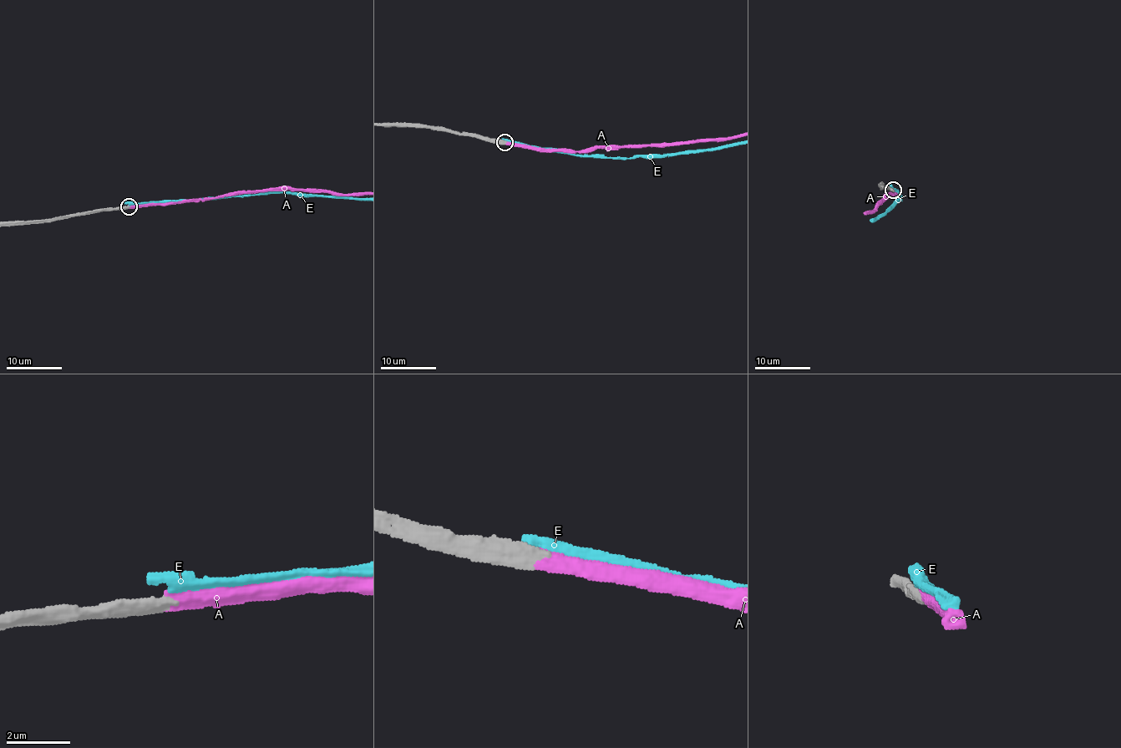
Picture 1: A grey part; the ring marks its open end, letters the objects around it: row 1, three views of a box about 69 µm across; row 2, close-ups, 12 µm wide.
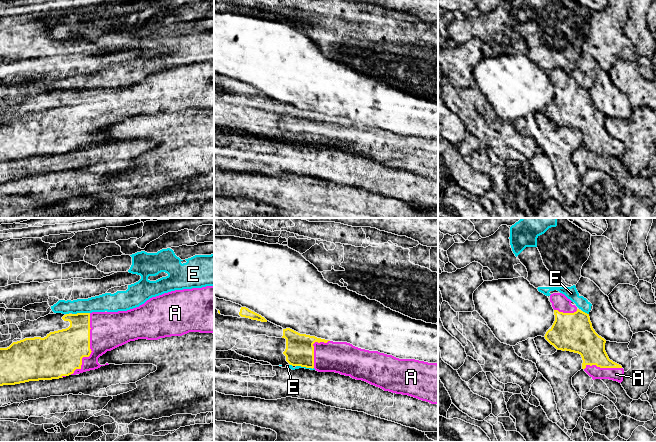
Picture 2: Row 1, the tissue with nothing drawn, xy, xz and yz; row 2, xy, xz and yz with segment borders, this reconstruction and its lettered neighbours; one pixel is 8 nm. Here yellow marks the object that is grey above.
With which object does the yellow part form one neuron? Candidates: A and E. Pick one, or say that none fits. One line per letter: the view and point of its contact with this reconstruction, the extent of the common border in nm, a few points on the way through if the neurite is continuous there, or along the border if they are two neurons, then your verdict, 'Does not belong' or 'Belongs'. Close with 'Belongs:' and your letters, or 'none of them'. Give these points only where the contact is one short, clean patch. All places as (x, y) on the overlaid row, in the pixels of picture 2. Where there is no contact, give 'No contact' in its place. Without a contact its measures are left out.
A: Touches yellow at xy (89, 347). Shared border 500 nm. Belongs
E: Touches yellow at xy (80, 313). Shared border 140 nm. Boundary: xy (89, 312), (72, 314). Does not belong
Belongs: A

